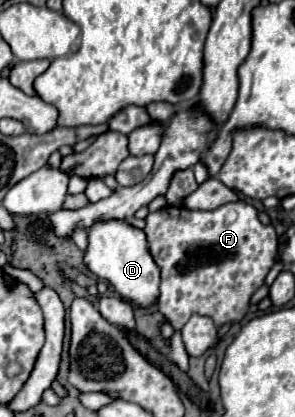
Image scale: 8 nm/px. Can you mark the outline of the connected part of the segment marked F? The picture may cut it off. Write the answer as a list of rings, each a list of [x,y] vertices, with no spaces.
[[[245,201],[227,203],[213,211],[191,211],[183,205],[167,205],[161,211],[149,213],[145,217],[143,233],[147,237],[147,245],[153,257],[157,257],[161,249],[169,249],[169,255],[159,261],[161,295],[157,307],[175,331],[181,331],[181,327],[193,313],[211,317],[217,327],[241,321],[249,309],[251,295],[263,285],[263,279],[273,267],[277,253],[275,227],[263,225],[257,217],[257,209]]]

